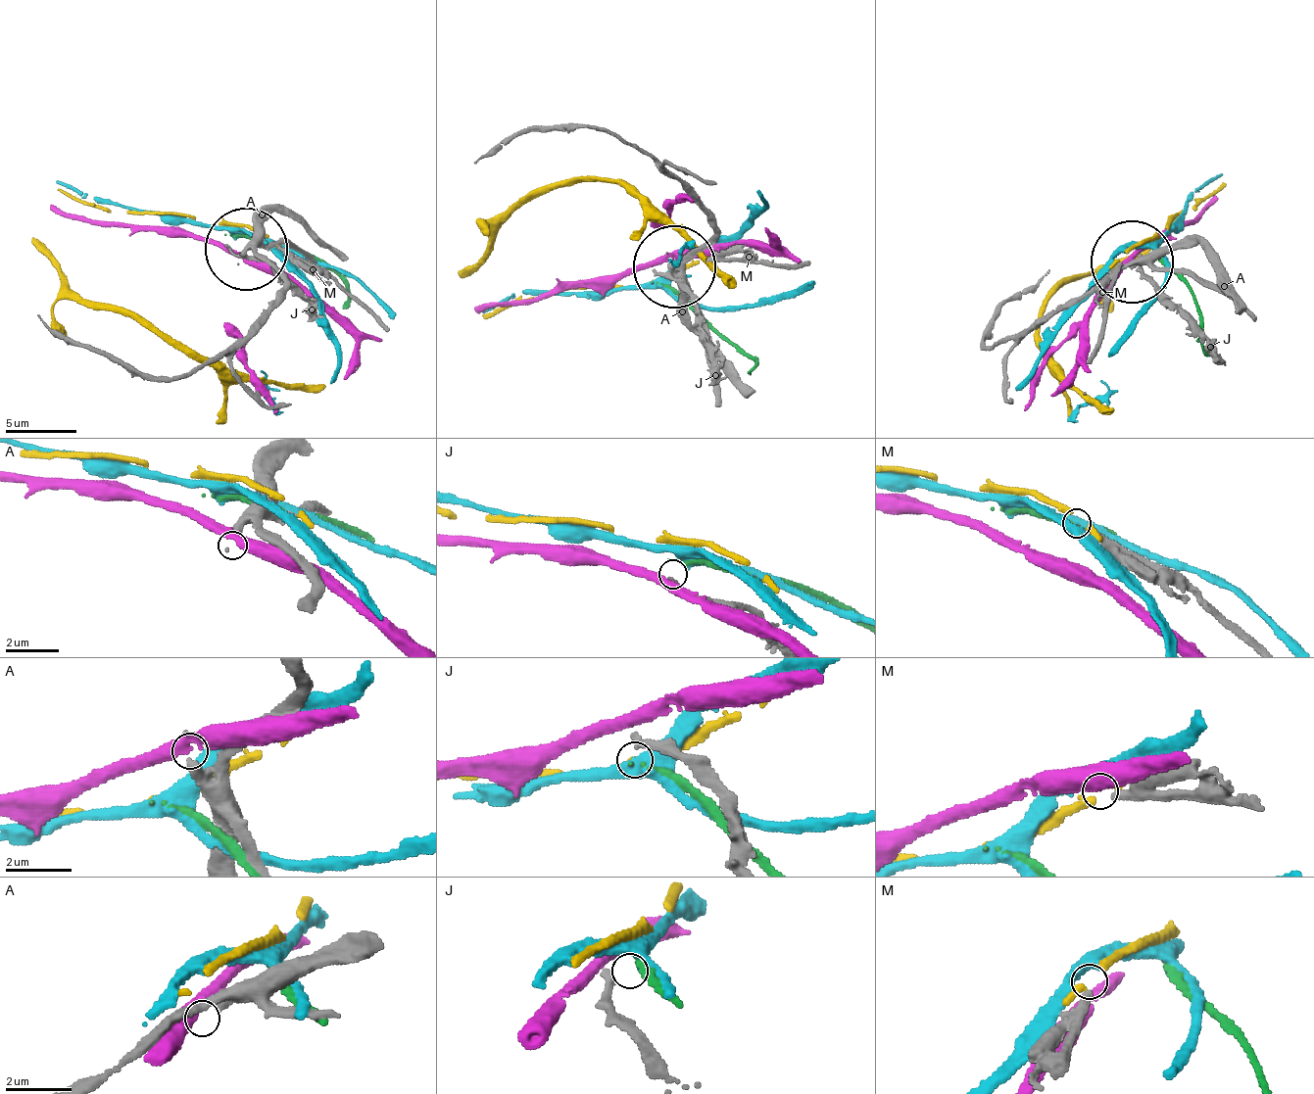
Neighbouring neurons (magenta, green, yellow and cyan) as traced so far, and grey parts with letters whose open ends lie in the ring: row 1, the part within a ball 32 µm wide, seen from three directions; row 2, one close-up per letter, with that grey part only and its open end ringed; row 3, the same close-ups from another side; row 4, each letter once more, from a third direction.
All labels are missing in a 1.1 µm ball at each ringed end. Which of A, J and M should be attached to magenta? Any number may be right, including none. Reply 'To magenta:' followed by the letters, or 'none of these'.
To magenta: none of these

